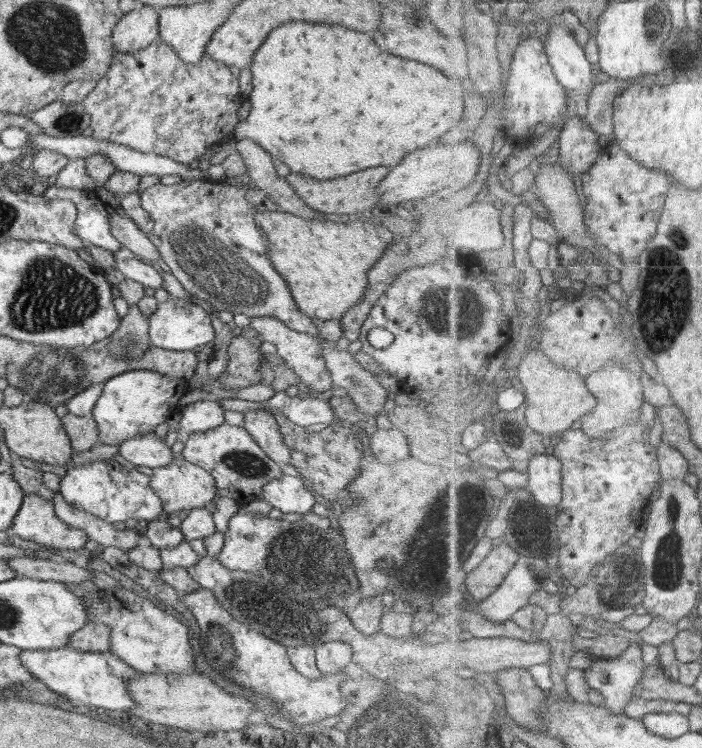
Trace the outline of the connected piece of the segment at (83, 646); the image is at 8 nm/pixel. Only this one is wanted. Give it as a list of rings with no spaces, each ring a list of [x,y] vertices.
[[[90,621],[70,636],[68,646],[82,652],[104,652],[110,648],[110,639],[111,628],[108,625]]]

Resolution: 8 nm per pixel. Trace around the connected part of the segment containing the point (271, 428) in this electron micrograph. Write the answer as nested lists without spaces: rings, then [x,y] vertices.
[[[264,408],[245,412],[243,427],[273,462],[290,464],[291,451],[284,445],[278,423],[271,412]]]

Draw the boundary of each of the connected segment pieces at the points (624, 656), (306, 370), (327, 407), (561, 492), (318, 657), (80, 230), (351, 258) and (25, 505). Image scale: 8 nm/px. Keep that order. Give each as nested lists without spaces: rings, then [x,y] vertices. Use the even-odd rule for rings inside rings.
[[[633,643],[619,657],[595,659],[586,670],[586,680],[604,694],[606,705],[614,712],[630,715],[628,706],[646,673],[644,648]]]
[[[274,317],[251,318],[250,325],[258,331],[260,338],[276,346],[277,353],[312,392],[326,392],[333,382],[321,352],[321,345],[311,334],[288,328],[284,322]]]
[[[314,396],[308,400],[292,397],[290,404],[282,412],[289,421],[305,427],[310,424],[329,424],[336,415],[328,398]]]
[[[540,454],[532,459],[529,469],[531,484],[542,504],[559,508],[565,501],[564,462],[554,454]]]
[[[325,642],[315,646],[315,661],[322,675],[340,675],[352,656],[350,643]]]
[[[66,188],[62,198],[64,196],[68,196],[75,204],[77,215],[73,229],[82,241],[113,253],[121,249],[121,243],[110,230],[107,206],[94,193]]]
[[[258,210],[254,218],[256,224],[266,233],[268,251],[275,269],[286,279],[297,307],[311,319],[340,319],[349,308],[356,306],[368,288],[368,271],[378,262],[389,244],[396,240],[392,231],[381,225],[382,217],[378,215],[378,210],[374,216],[369,214],[369,219],[365,222],[353,219],[345,223],[320,219],[308,221],[282,210]]]
[[[29,494],[23,498],[10,533],[11,536],[32,540],[42,546],[72,551],[83,548],[89,540],[86,532],[64,522],[55,514],[53,504],[37,494]]]

